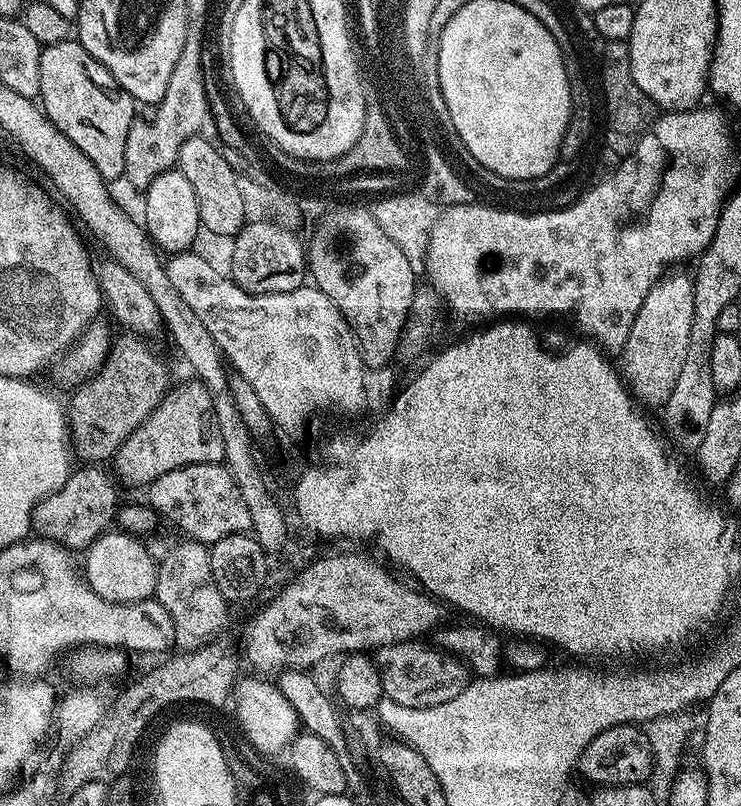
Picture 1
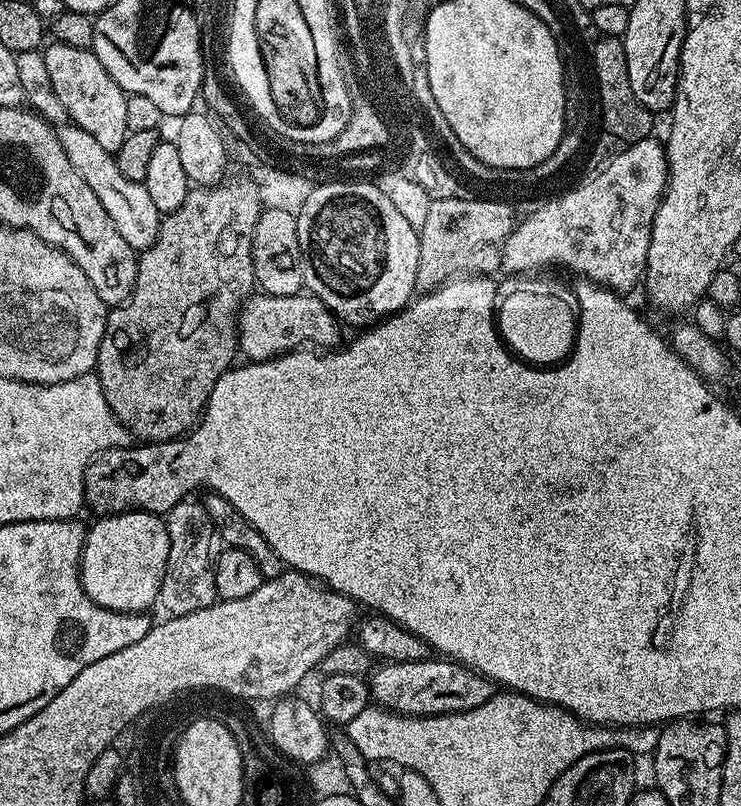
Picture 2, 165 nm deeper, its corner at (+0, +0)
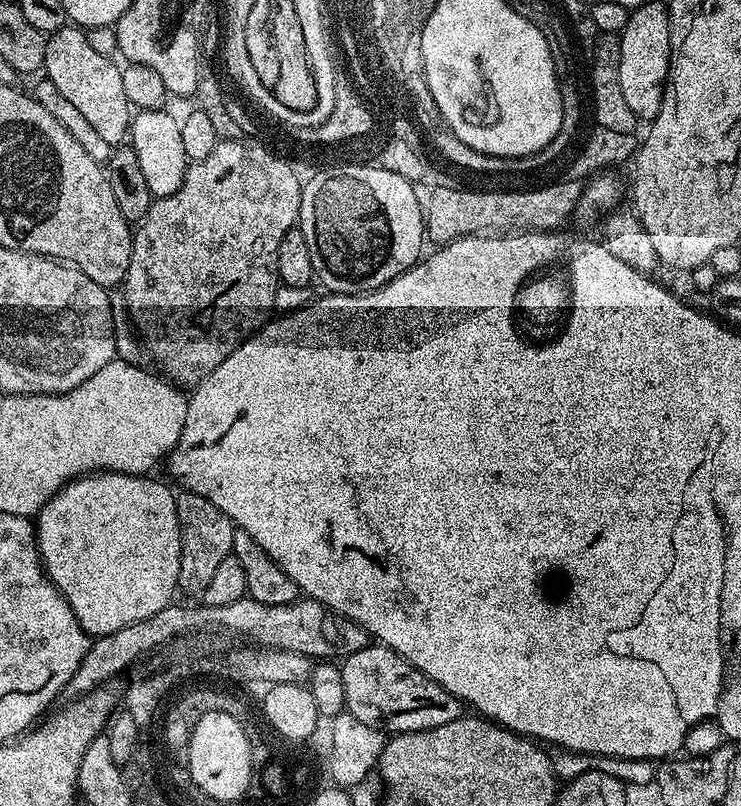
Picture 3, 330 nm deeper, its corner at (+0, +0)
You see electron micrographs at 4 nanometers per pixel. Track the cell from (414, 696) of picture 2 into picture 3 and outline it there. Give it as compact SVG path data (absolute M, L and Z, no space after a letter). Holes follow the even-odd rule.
M369 643L366 650L358 650L358 654L343 657L339 667L342 670L342 687L346 690L346 711L354 718L358 718L358 722L366 722L366 726L374 726L385 734L417 732L430 730L434 726L446 726L446 722L454 722L462 714L460 700L454 694L450 694L450 690L438 686L438 682L422 674L422 670L406 662L406 658L402 658L385 644Z

